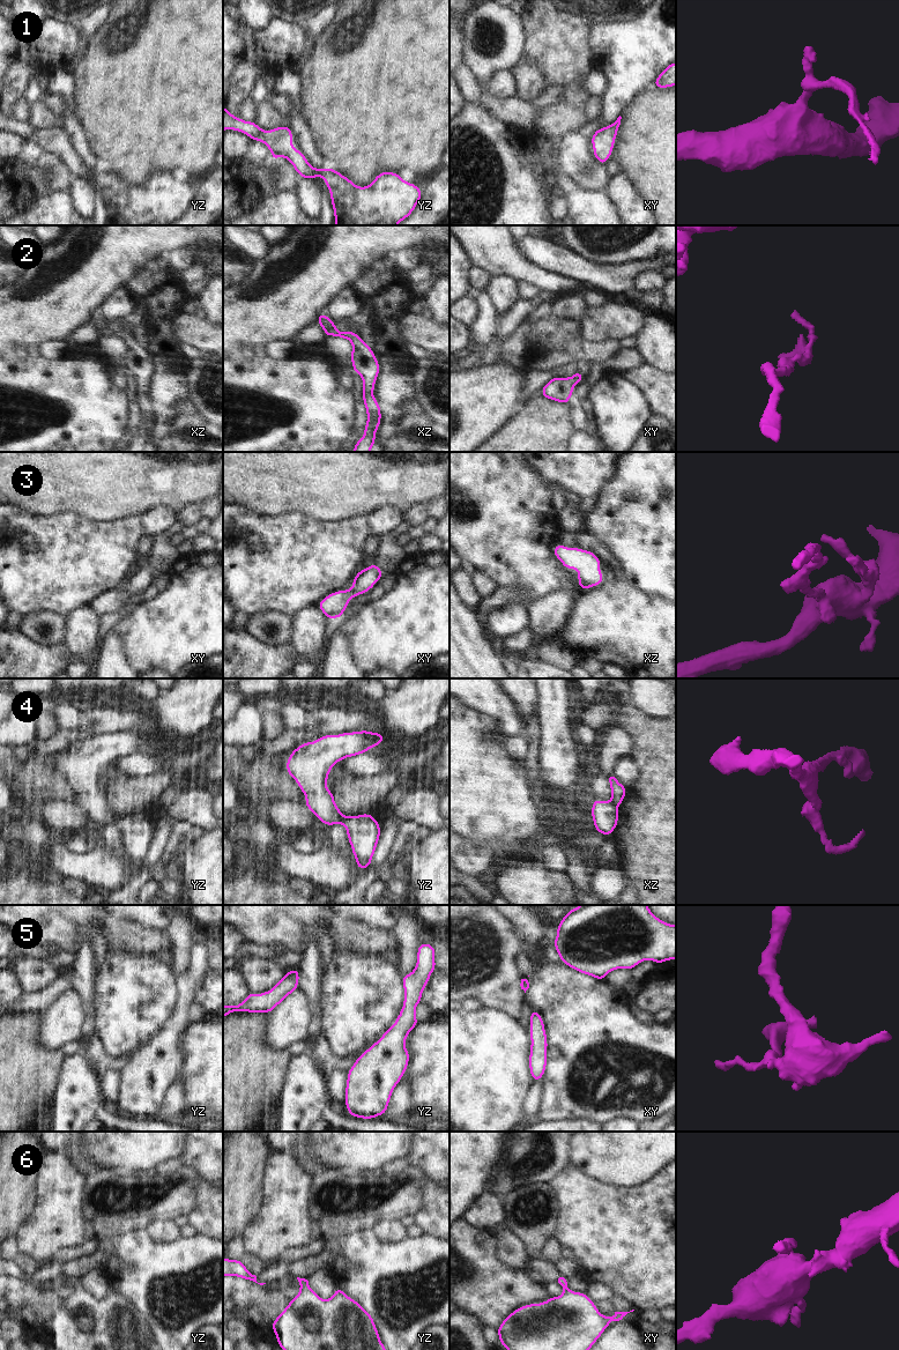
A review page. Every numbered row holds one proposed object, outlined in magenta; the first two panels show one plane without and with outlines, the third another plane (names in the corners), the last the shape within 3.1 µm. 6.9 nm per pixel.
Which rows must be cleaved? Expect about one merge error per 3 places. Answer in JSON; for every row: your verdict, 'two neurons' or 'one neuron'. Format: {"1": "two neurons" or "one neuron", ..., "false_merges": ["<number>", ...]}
{"1": "one neuron", "2": "one neuron", "3": "one neuron", "4": "two neurons", "5": "one neuron", "6": "one neuron", "false_merges": ["4"]}

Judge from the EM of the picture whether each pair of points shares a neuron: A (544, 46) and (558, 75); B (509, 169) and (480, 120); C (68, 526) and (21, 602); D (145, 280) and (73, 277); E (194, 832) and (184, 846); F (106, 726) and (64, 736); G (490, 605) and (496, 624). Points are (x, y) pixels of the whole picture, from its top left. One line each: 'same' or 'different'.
A: same
B: same
C: same
D: different
E: same
F: different
G: different

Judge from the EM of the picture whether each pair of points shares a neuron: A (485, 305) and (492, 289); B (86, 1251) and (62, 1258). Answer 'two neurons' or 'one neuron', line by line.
A: two neurons
B: one neuron

